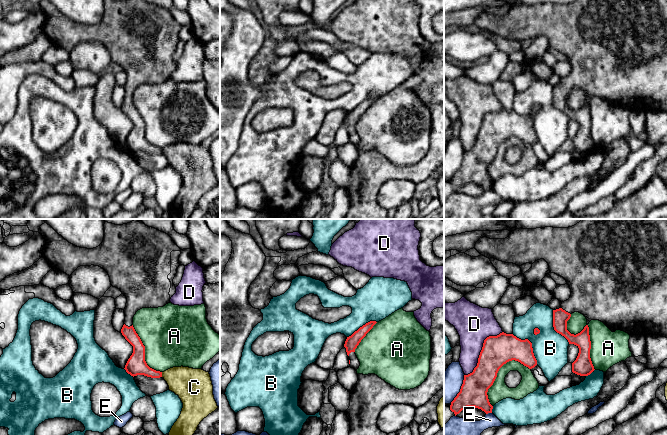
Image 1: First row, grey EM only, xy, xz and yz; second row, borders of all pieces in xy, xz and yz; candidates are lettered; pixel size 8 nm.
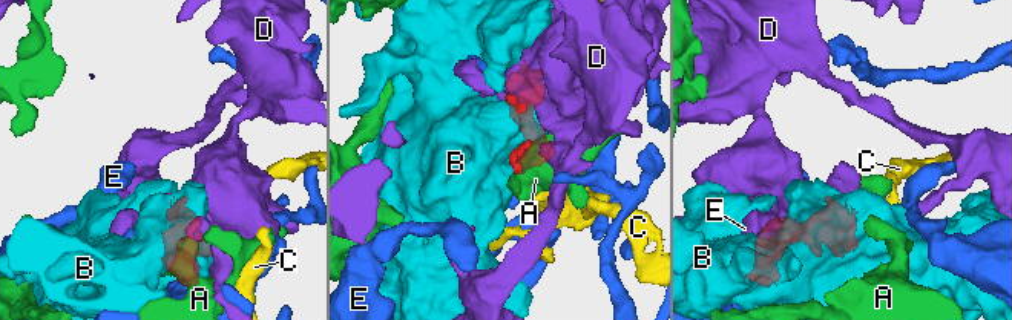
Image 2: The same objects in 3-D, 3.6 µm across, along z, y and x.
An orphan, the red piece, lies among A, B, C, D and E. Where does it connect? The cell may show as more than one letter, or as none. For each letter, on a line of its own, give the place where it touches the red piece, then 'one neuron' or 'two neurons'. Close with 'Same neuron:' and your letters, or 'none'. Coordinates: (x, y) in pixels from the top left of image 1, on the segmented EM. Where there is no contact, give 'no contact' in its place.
A: meets red in yz at (588, 330); two neurons
B: meets red in yz at (531, 344); two neurons
C: meets red in xy at (161, 374); two neurons
D: meets red in yz at (481, 350); two neurons
E: meets red in yz at (461, 388); two neurons
Same neuron: none

